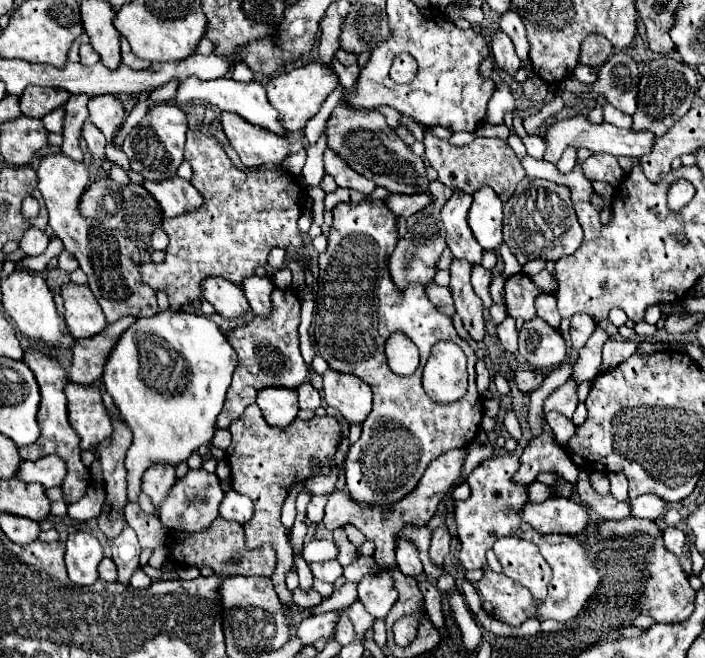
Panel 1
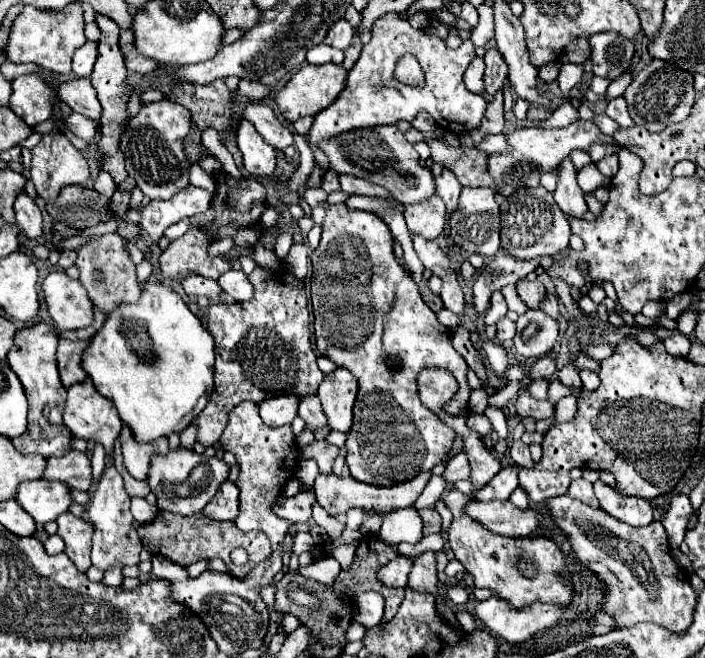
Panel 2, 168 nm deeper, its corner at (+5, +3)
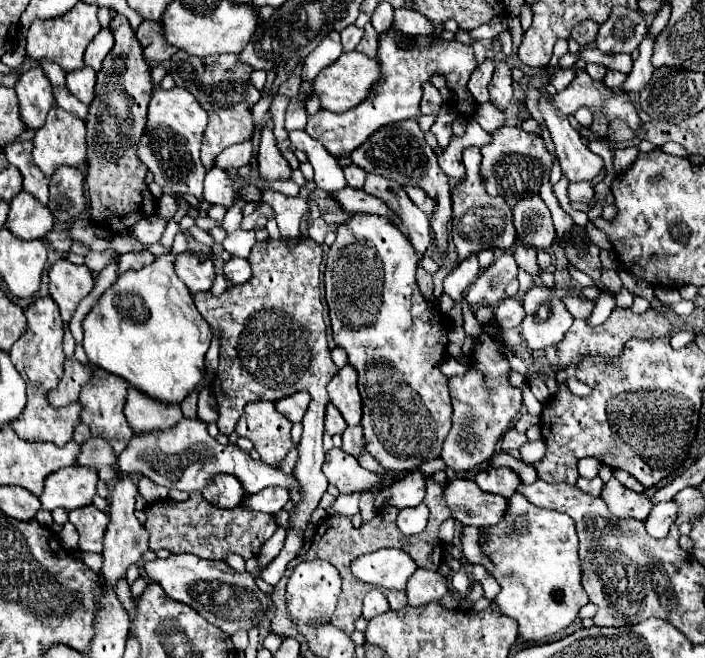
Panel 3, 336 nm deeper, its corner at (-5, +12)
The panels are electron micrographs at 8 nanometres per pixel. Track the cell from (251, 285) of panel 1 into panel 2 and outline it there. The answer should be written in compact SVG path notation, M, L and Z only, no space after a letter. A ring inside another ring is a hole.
M230 269L228 273L222 273L216 281L218 281L220 289L224 293L228 293L230 297L234 297L236 301L248 301L248 299L252 299L254 291L252 291L252 285L250 285L250 281L248 281L248 277L246 277L244 271Z

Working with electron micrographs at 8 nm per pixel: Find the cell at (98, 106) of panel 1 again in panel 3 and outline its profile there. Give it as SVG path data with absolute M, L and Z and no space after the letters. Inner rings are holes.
M80 68L70 74L66 74L66 86L68 90L82 100L84 104L90 104L94 100L94 86L96 86L96 70L94 68Z

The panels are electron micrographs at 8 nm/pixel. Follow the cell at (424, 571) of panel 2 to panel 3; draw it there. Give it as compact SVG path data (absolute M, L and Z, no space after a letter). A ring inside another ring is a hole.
M418 568L410 576L406 592L408 592L410 606L422 606L422 604L440 600L448 592L448 580L440 572Z

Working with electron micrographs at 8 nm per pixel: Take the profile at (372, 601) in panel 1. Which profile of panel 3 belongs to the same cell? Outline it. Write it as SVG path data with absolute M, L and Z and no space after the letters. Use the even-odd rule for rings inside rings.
M378 588L370 590L370 592L364 596L362 616L364 616L366 620L370 620L370 618L374 618L374 616L378 616L378 614L384 614L386 610L390 610L388 600L386 600L386 596L384 596Z

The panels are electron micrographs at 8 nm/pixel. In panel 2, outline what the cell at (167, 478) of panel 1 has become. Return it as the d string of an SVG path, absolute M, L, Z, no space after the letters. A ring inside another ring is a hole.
M128 425L122 427L120 431L120 443L122 443L122 457L128 473L134 479L146 479L148 467L150 467L150 457L154 453L168 453L168 439L152 441L152 443L136 443L132 441L132 431L128 431Z

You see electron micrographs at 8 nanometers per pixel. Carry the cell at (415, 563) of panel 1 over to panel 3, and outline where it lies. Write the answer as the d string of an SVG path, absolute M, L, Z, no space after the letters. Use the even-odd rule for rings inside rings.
M386 548L378 552L364 554L356 558L352 564L354 578L374 584L380 588L404 590L410 574L418 568L414 560L400 548Z

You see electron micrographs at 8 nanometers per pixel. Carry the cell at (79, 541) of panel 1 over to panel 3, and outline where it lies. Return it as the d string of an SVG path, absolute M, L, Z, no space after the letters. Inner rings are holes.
M84 506L70 510L70 522L76 526L80 534L80 550L82 552L102 552L102 538L108 526L108 516L100 512L96 506Z

